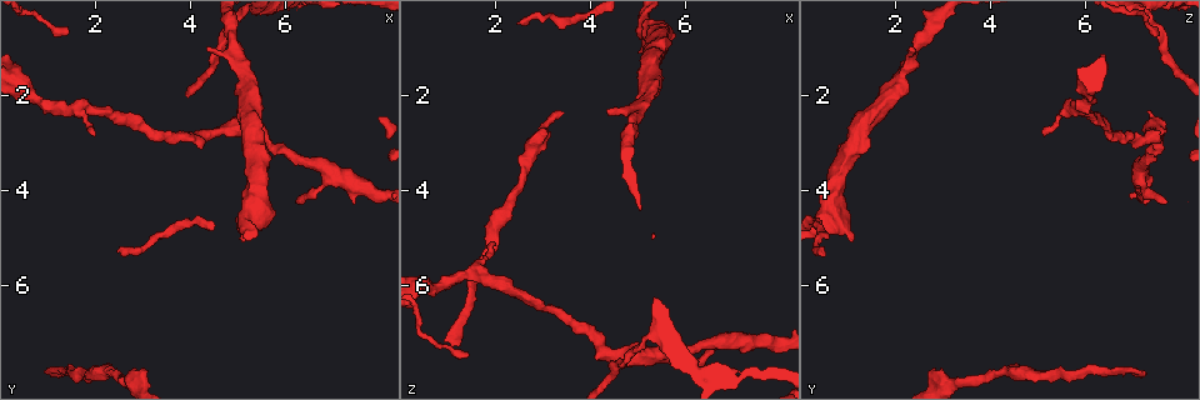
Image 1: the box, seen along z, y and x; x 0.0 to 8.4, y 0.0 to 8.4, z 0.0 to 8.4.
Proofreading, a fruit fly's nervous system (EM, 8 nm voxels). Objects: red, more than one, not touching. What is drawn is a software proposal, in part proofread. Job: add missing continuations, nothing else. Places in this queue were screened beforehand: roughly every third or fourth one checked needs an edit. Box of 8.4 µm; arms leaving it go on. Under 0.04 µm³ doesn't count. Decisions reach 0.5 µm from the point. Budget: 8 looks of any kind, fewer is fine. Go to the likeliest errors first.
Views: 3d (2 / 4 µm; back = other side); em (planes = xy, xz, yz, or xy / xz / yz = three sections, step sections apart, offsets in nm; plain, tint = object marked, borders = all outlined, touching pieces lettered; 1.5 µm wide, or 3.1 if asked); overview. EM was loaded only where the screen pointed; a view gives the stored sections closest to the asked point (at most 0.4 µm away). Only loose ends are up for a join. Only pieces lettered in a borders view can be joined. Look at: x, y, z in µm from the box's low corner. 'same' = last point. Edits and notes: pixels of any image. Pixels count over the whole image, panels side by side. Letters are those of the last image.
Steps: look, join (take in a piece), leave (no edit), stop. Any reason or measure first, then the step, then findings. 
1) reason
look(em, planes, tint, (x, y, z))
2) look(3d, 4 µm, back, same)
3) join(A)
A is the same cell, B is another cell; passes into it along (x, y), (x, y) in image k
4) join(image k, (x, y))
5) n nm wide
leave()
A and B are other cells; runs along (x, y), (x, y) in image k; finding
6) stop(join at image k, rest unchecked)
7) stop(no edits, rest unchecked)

thin end
look(3d, 4 µm, (1.00, 7.90, 7.20))

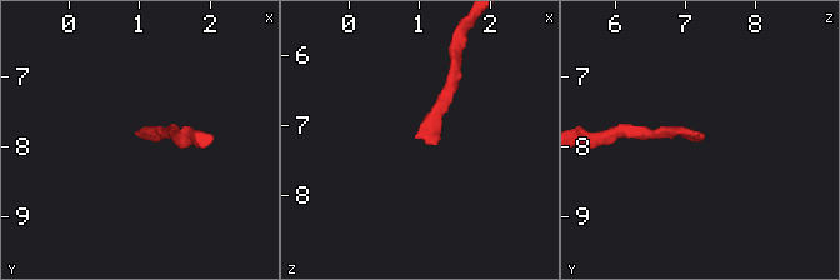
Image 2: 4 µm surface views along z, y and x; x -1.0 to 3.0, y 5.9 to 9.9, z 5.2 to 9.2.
look(em, planes, borders, (0.95, 7.90, 7.20))

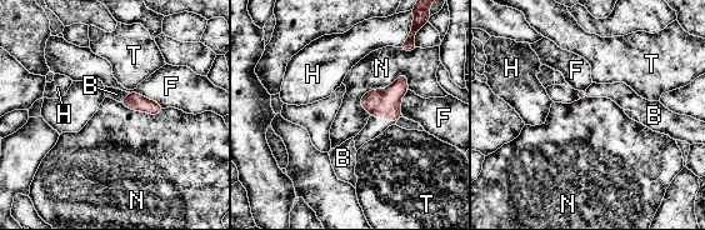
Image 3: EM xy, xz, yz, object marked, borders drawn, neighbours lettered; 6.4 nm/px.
join(B)
B is the same cell, F, H, N and T are other cells; the neuron continues

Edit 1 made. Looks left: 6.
look(overview)

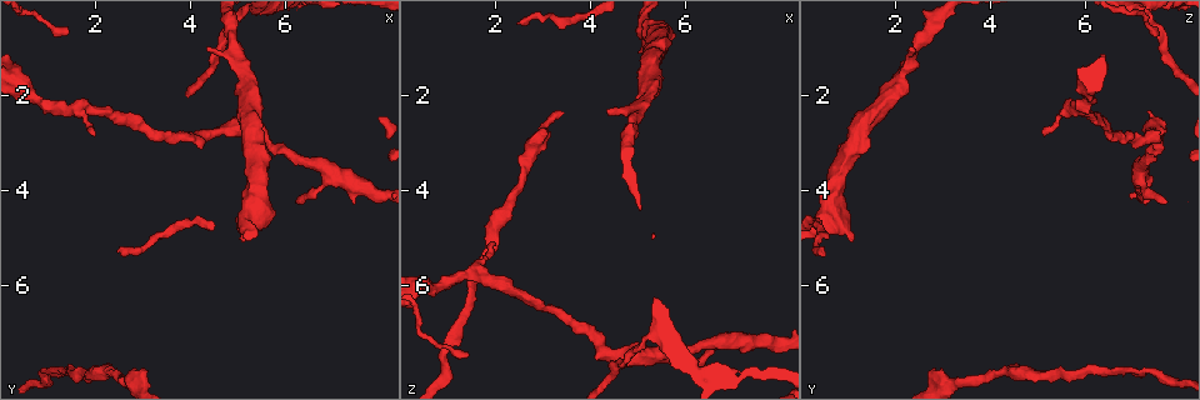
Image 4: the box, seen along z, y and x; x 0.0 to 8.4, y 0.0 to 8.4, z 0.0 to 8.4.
free end
look(3d, 4 µm, (5.15, 5.00, 1.10))

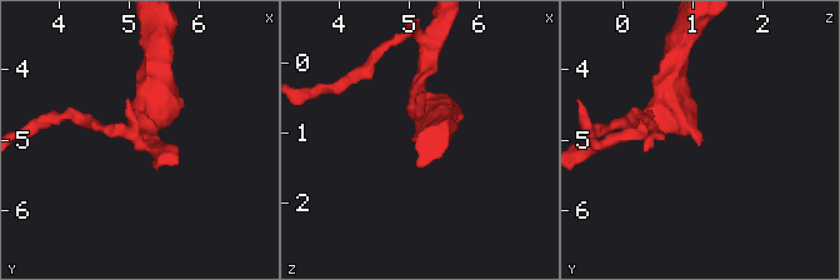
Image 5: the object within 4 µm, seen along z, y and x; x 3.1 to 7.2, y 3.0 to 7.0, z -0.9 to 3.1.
need the tissue
look(em, planes, borders, (5.10, 5.05, 1.10))

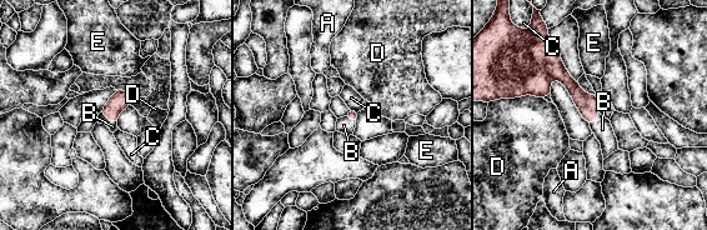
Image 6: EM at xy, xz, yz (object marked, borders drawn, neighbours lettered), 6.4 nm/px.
join(B)
B is the same cell, A, C, D and E are other cells; passes into it along (120, 100), (108, 118), (113, 126) in image 6; the neuron continues

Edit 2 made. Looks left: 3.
redraw
look(overview)

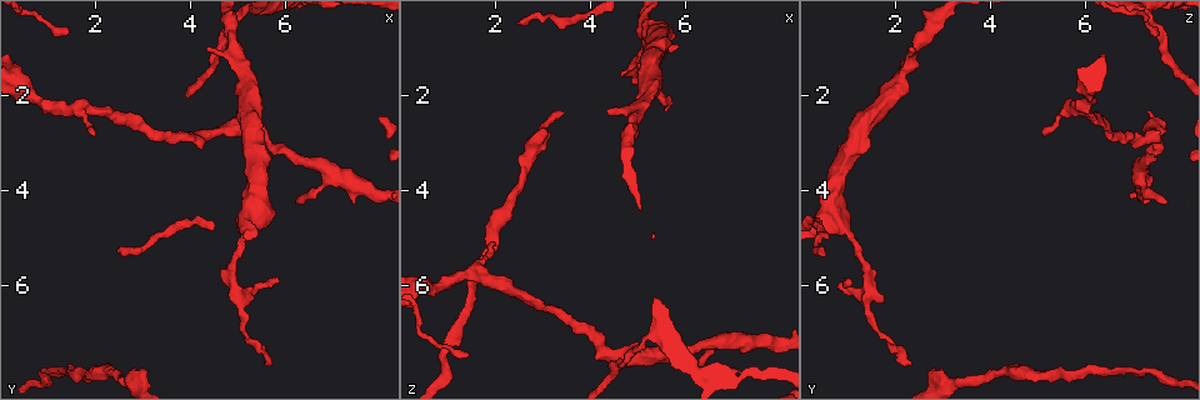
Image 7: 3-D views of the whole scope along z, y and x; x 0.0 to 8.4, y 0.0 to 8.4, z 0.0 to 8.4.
an open end
look(em, yz, step 4, tint, (1.95, 2.75, 5.15))

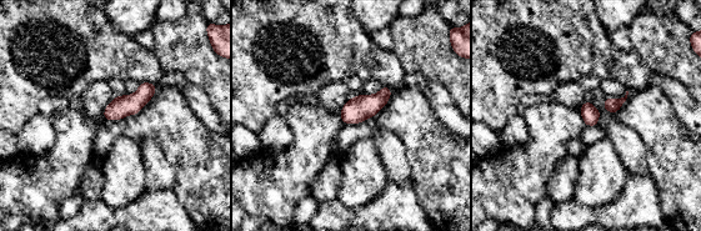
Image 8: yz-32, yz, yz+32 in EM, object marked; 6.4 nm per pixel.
look(em, yz, step 4, borders, same)

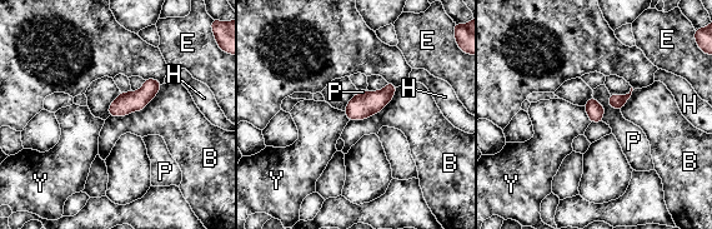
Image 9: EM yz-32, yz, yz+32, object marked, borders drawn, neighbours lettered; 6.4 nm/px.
110 nm wide
leave()
B, E, H, P and Y are other cells; runs along (156, 84), (140, 99), (111, 113) in image 9; no lettered piece goes on from it

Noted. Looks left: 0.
stop(join at image 3, join at image 6, rest unchecked)

